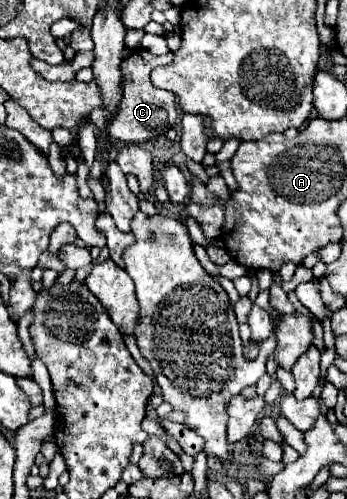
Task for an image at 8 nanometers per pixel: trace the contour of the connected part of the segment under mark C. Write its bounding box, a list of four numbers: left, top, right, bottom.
[89,48,179,144]

